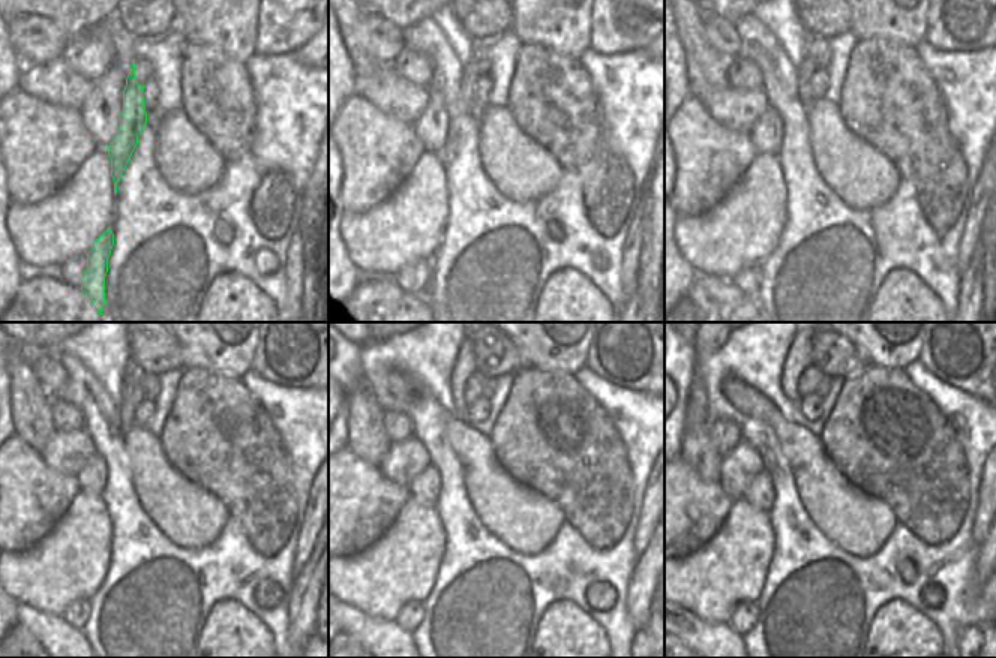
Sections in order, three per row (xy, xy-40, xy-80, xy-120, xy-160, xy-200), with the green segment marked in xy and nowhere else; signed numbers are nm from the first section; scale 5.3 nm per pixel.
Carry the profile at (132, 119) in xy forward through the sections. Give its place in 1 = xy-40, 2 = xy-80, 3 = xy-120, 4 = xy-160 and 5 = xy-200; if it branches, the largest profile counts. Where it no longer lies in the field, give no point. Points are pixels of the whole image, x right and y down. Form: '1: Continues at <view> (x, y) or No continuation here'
1: Continues at xy-40 (468, 72)
2: Continues at xy-80 (807, 68)
3: Continues at xy-120 (128, 408)
4: Continues at xy-160 (474, 385)
5: Continues at xy-200 (807, 382)

